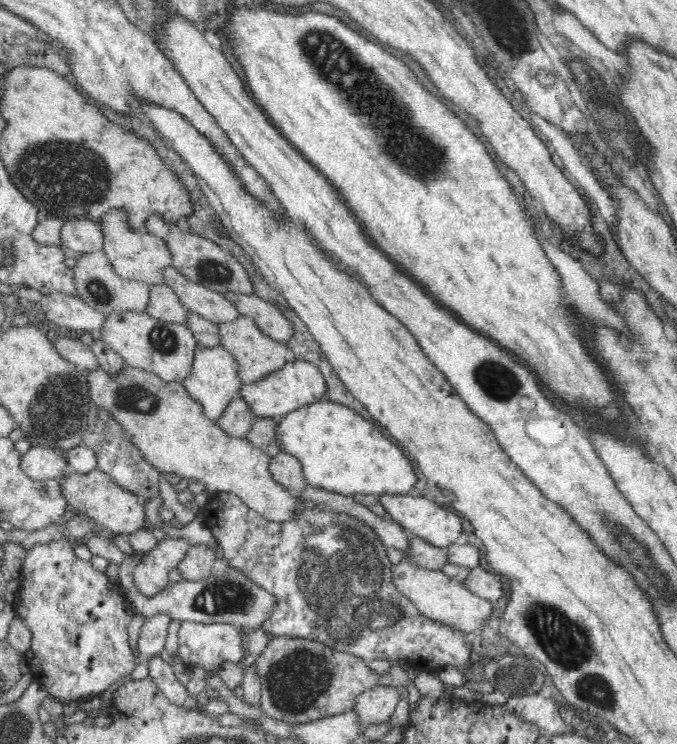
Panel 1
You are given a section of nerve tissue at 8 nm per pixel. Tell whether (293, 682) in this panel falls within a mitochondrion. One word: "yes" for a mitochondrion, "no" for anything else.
yes

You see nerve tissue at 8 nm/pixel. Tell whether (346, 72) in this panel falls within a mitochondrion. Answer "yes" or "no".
yes

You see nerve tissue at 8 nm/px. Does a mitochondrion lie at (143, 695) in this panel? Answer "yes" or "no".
no

